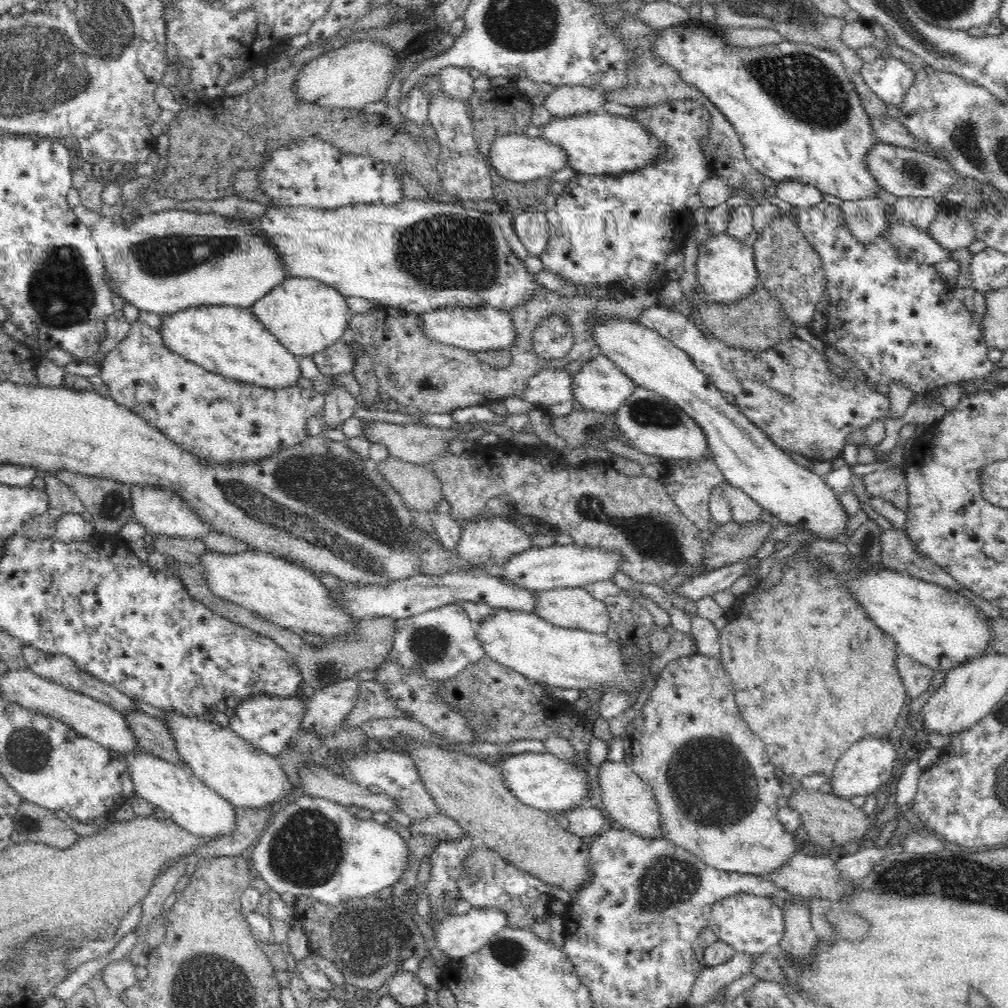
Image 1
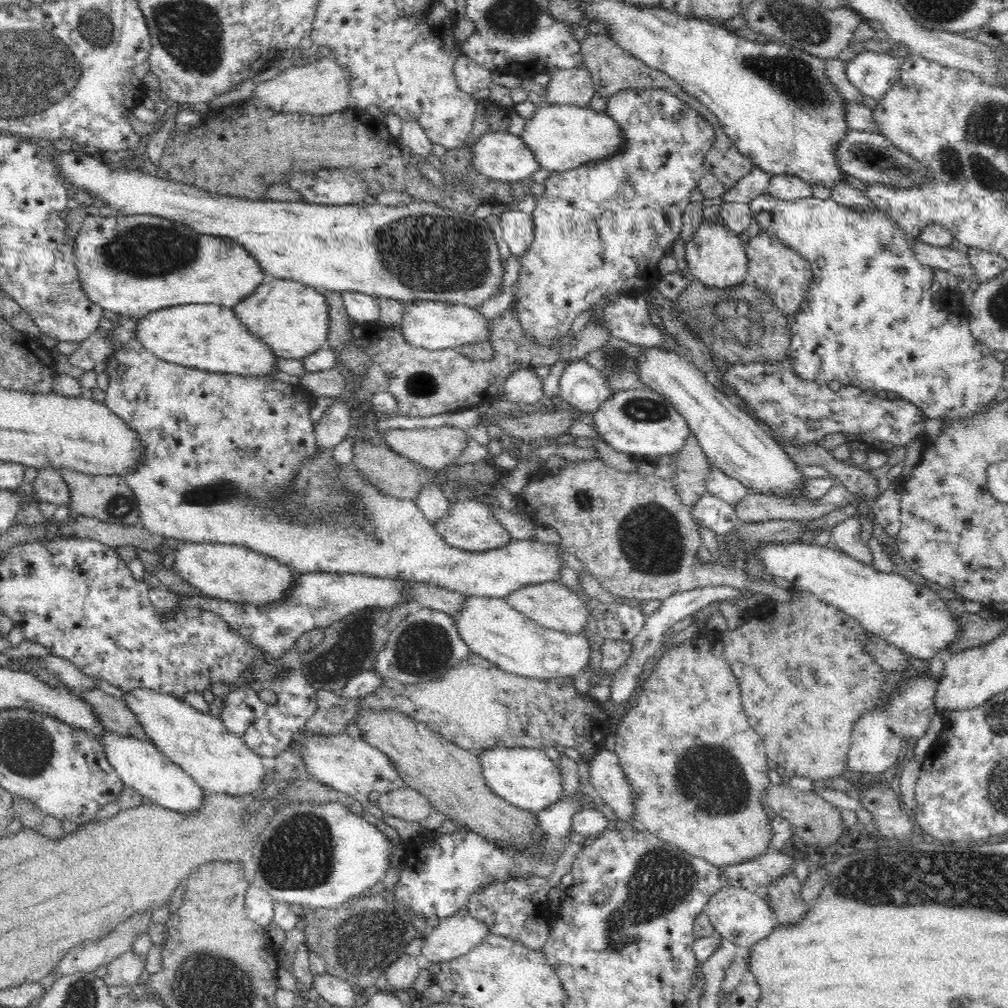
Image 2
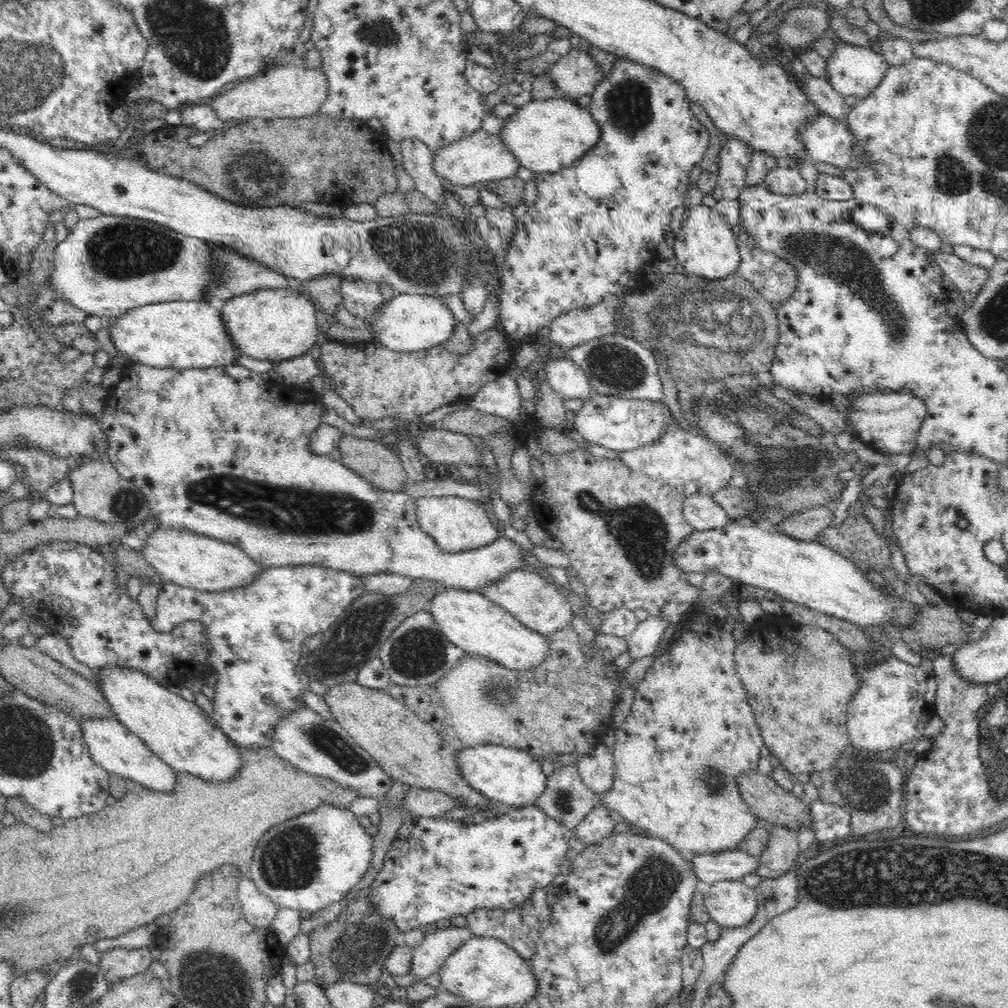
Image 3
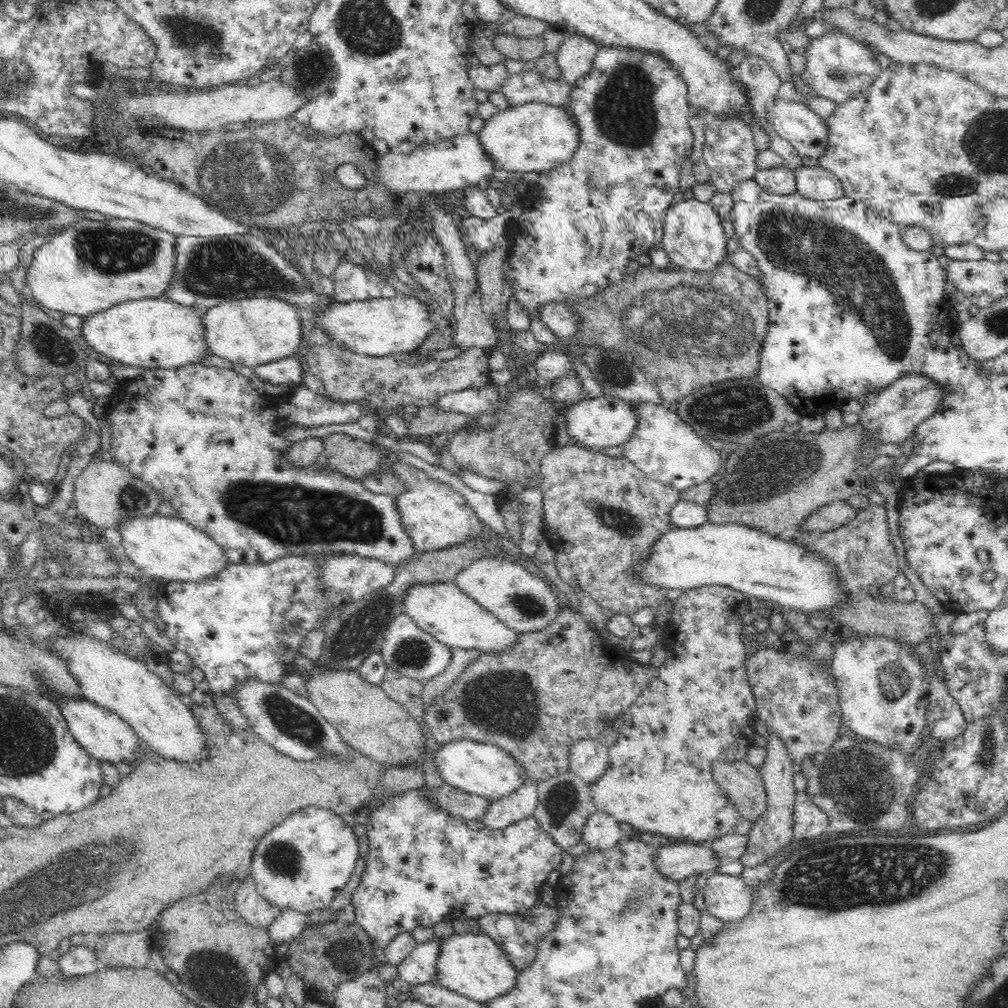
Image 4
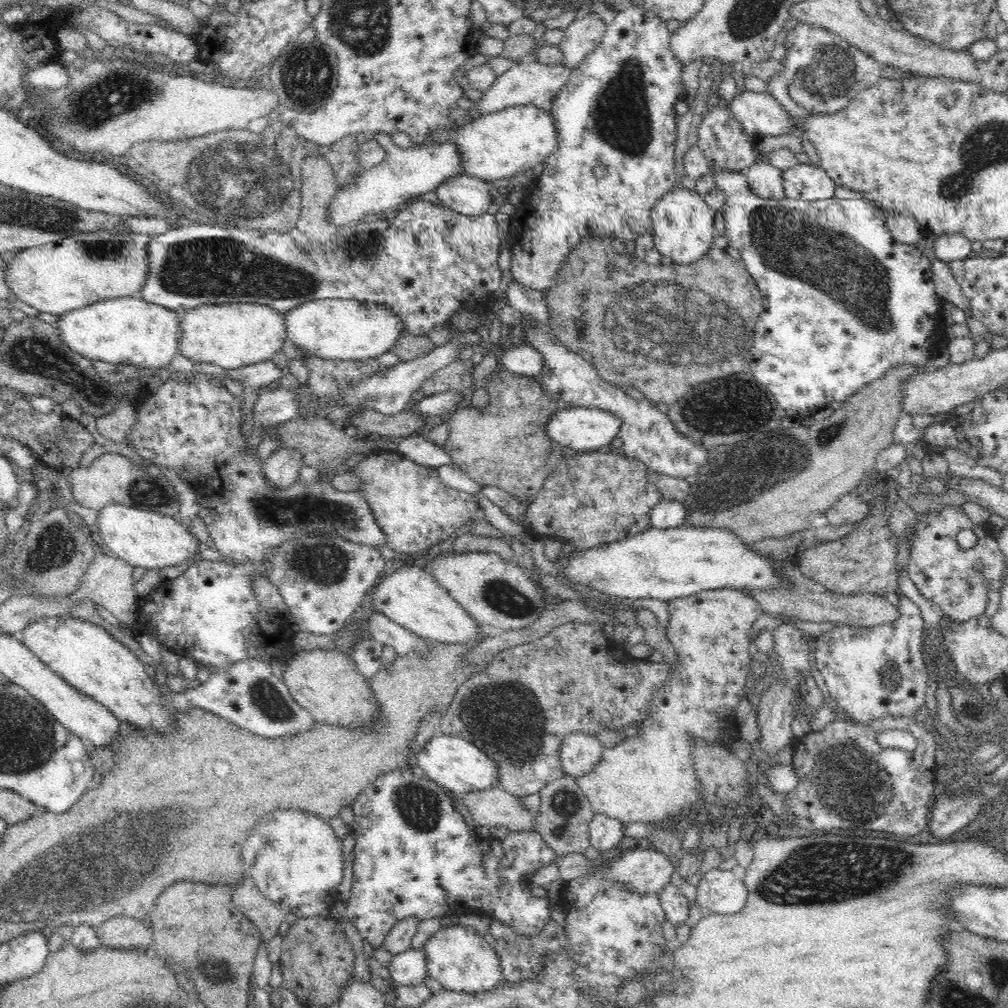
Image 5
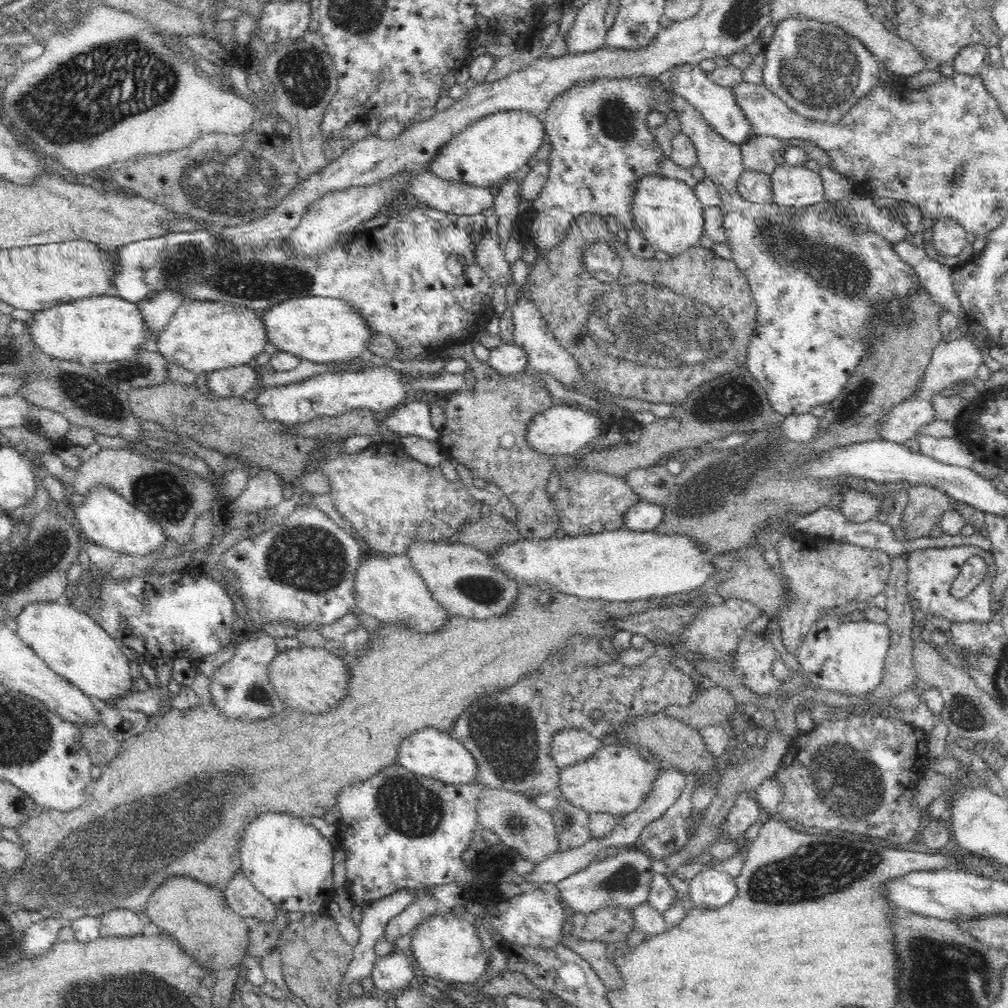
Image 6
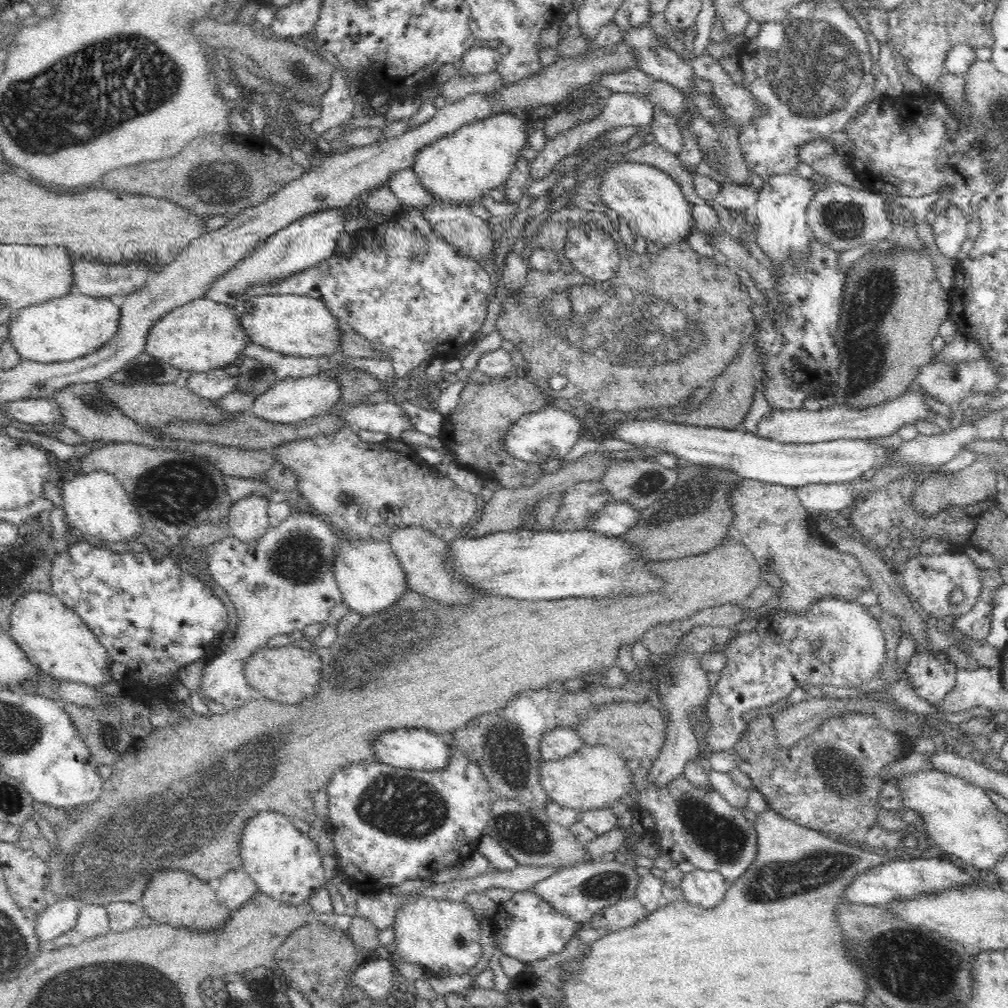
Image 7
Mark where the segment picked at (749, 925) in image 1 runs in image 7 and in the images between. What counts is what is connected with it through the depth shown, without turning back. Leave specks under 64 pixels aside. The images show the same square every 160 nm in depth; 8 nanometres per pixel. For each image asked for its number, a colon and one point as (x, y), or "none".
2: (737, 914)
3: (729, 903)
4: (729, 898)
5: (719, 891)
6: (712, 888)
7: (706, 889)

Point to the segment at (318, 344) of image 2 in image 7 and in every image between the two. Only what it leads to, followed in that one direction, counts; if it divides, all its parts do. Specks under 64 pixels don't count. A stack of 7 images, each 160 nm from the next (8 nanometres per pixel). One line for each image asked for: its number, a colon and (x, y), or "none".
3: (273, 325)
4: (252, 331)
5: (228, 335)
6: (202, 336)
7: (201, 335)

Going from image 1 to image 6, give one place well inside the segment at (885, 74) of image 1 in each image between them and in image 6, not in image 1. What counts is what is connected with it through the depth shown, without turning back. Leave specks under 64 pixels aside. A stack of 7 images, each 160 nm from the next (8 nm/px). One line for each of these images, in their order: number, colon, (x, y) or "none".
2: (872, 73)
3: (852, 70)
4: (839, 67)
5: (823, 72)
6: (820, 71)

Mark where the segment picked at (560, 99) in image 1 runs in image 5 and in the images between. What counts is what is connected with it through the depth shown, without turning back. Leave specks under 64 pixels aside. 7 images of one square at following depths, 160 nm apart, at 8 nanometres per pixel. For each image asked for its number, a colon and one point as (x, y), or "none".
2: (574, 86)
3: (574, 74)
4: (575, 55)
5: (584, 33)

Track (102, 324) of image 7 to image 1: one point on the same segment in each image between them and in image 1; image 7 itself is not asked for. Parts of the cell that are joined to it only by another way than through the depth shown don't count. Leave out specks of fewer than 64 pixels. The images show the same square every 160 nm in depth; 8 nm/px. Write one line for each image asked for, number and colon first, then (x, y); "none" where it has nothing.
1: (229, 340)
2: (210, 337)
3: (183, 335)
4: (150, 333)
5: (129, 330)
6: (104, 328)

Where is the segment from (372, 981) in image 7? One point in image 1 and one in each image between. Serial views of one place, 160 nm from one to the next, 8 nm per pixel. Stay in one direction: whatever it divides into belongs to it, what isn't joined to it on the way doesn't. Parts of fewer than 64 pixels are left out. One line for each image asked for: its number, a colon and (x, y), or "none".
1: (458, 935)
2: (454, 936)
3: (429, 956)
4: (418, 967)
5: (409, 968)
6: (391, 973)

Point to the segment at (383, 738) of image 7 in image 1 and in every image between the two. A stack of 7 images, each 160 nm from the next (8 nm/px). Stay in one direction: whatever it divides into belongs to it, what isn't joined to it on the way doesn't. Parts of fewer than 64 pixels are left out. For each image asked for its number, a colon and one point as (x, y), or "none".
1: (542, 781)
2: (527, 778)
3: (510, 776)
4: (477, 768)
5: (456, 764)
6: (429, 752)

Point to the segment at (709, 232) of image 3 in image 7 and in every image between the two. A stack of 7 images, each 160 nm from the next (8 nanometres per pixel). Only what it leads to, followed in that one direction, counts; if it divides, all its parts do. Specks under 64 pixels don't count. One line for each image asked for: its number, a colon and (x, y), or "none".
4: (693, 238)
5: (682, 225)
6: (667, 211)
7: (654, 206)

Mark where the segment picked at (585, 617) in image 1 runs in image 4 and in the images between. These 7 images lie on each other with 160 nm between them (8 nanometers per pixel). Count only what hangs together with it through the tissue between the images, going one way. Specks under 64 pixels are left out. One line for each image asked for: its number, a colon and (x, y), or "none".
2: (550, 604)
3: (529, 596)
4: (525, 602)

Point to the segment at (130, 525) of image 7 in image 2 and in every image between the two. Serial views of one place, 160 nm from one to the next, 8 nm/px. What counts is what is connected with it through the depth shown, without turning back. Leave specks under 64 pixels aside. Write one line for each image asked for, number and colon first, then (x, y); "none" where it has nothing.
2: (234, 573)
3: (182, 557)
4: (166, 548)
5: (144, 538)
6: (106, 518)

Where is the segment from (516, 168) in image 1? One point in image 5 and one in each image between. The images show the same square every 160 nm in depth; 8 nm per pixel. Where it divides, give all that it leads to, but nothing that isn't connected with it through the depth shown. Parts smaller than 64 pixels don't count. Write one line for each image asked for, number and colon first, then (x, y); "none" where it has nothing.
2: (502, 156)
3: (479, 158)
4: (451, 164)
5: (406, 174)

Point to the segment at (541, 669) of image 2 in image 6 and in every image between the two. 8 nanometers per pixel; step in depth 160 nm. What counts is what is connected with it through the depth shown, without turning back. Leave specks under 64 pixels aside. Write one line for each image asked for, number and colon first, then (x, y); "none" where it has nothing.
3: (470, 621)
4: (440, 608)
5: (409, 596)
6: (388, 588)

